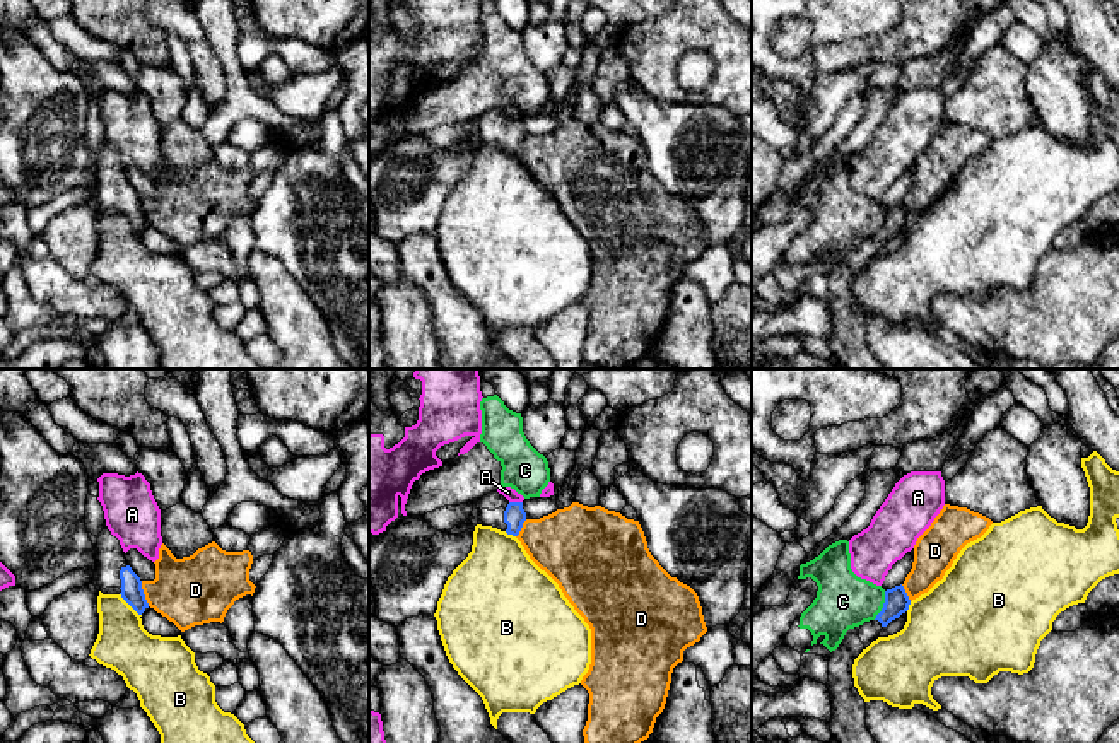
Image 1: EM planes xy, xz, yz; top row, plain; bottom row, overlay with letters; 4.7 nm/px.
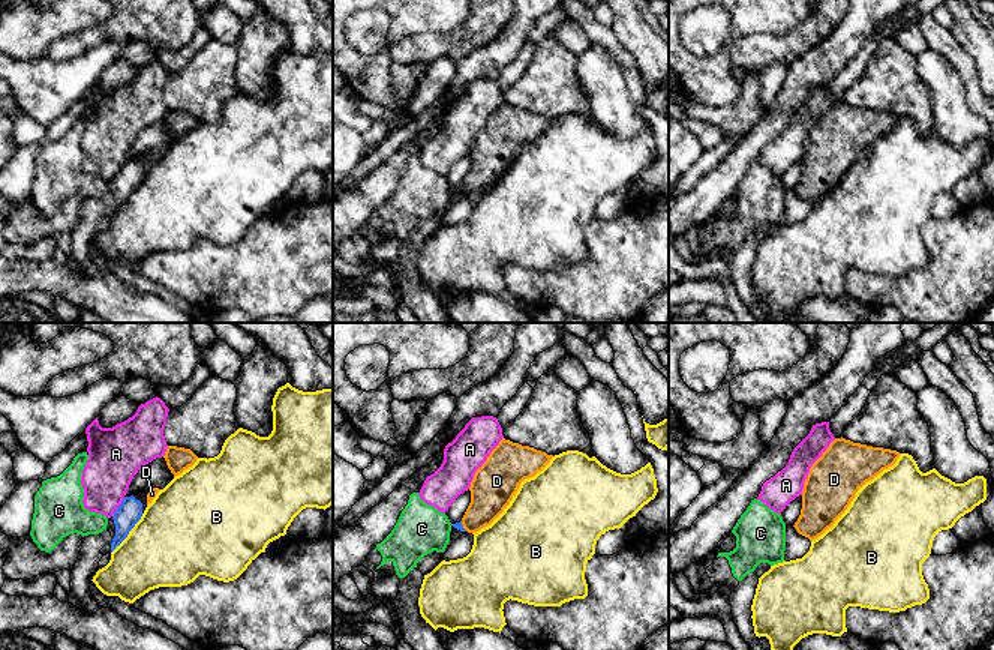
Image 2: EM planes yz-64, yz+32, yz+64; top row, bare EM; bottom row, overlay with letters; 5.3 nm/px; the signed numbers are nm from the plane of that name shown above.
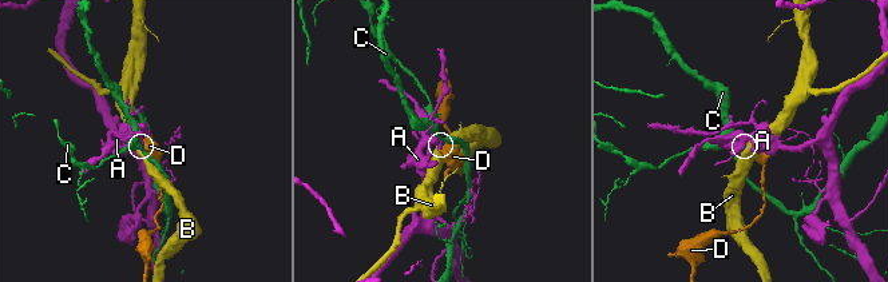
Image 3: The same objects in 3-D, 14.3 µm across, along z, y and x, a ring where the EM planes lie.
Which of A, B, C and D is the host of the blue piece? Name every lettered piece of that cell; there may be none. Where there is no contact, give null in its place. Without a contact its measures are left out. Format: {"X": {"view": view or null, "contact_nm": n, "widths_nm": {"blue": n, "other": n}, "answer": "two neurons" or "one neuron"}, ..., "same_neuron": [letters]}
{"A": {"view": "xz", "contact_nm": 60, "widths_nm": {"blue": 100, "other": 60}, "answer": "two neurons"}, "B": {"view": "xy", "contact_nm": 150, "widths_nm": {"blue": 100, "other": 240}, "answer": "two neurons"}, "C": {"view": "yz", "contact_nm": 150, "widths_nm": {"blue": 120, "other": 260}, "answer": "two neurons"}, "D": {"view": "xy", "contact_nm": 130, "widths_nm": {"blue": 100, "other": 320}, "answer": "two neurons"}, "same_neuron": []}

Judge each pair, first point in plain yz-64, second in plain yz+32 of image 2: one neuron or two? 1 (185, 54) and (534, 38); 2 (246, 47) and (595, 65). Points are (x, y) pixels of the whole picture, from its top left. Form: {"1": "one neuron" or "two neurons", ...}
{"1": "one neuron", "2": "one neuron"}

